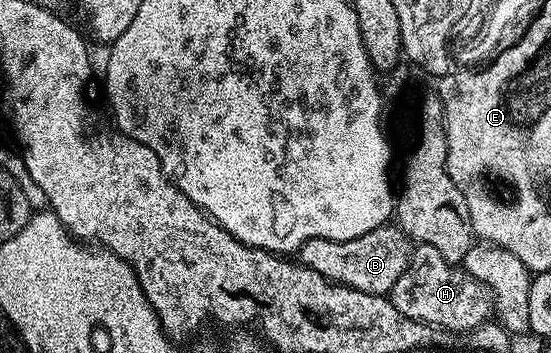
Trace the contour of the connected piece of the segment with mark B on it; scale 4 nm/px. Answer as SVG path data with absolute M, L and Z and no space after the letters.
M388 222L382 228L369 230L369 234L361 234L361 238L309 238L309 242L299 247L297 260L309 270L317 270L317 274L321 274L326 280L332 280L334 284L365 290L365 294L387 296L393 290L393 282L401 278L412 247L412 241L403 229Z

